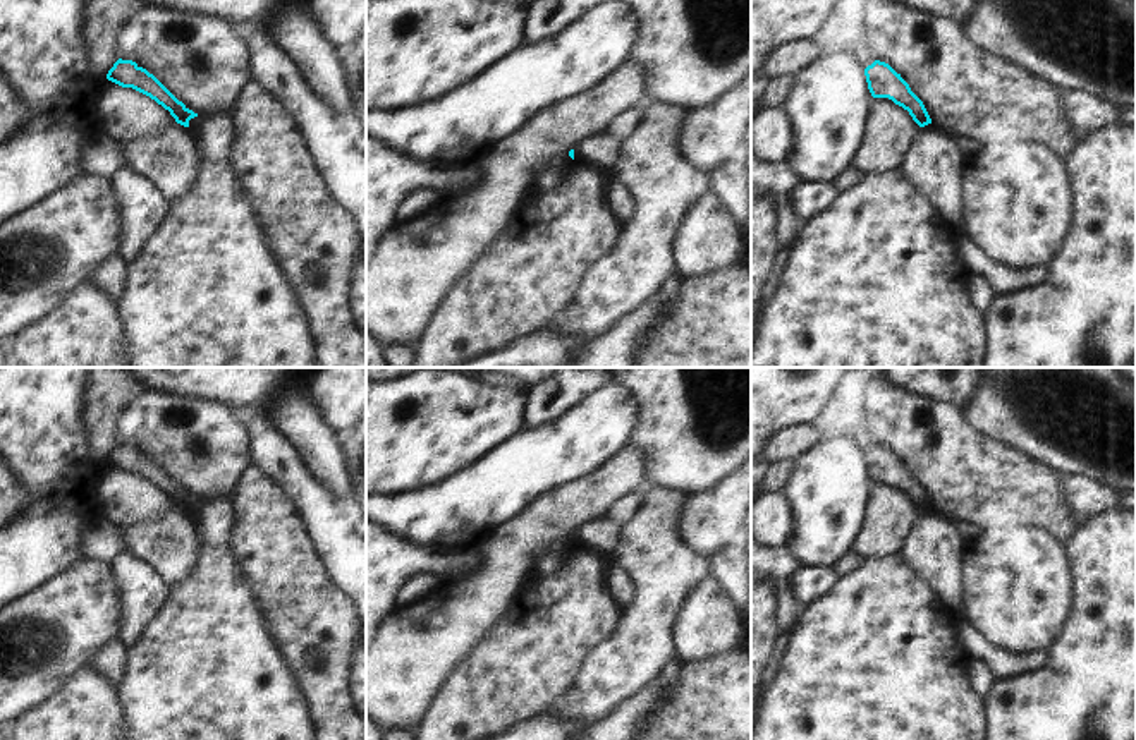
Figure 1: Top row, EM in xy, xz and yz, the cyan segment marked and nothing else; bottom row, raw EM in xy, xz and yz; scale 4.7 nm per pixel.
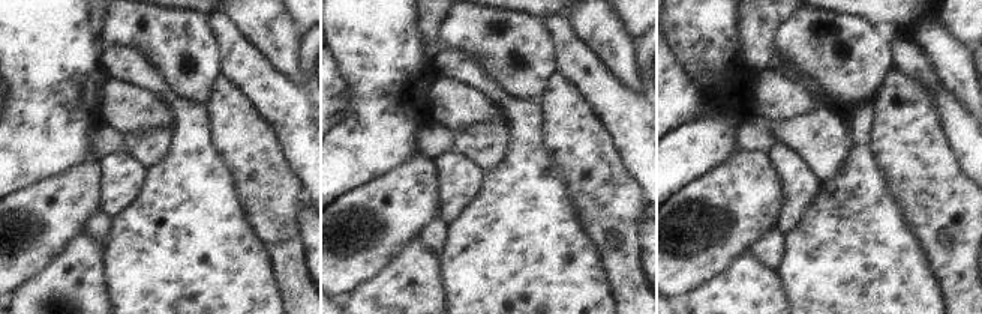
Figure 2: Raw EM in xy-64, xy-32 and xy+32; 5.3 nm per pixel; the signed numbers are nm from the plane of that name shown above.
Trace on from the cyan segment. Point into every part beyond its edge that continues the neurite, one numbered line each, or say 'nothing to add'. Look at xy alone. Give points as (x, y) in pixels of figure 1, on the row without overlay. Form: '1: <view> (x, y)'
1: xy (205, 667)

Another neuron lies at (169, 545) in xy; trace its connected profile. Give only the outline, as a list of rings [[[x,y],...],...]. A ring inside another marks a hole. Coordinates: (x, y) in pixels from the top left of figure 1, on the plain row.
[[[180,508],[122,531],[122,536],[127,551],[146,561],[168,587],[182,582],[196,565],[199,536]]]

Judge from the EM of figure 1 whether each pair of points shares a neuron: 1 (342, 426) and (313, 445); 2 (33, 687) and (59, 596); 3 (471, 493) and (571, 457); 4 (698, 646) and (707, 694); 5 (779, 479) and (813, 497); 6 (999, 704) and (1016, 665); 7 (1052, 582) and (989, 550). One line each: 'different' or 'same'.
1: different
2: same
3: same
4: different
5: different
6: different
7: same

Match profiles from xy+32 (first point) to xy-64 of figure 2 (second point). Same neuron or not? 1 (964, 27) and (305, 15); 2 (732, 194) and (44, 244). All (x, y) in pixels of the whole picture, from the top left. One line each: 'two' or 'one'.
1: one
2: one

